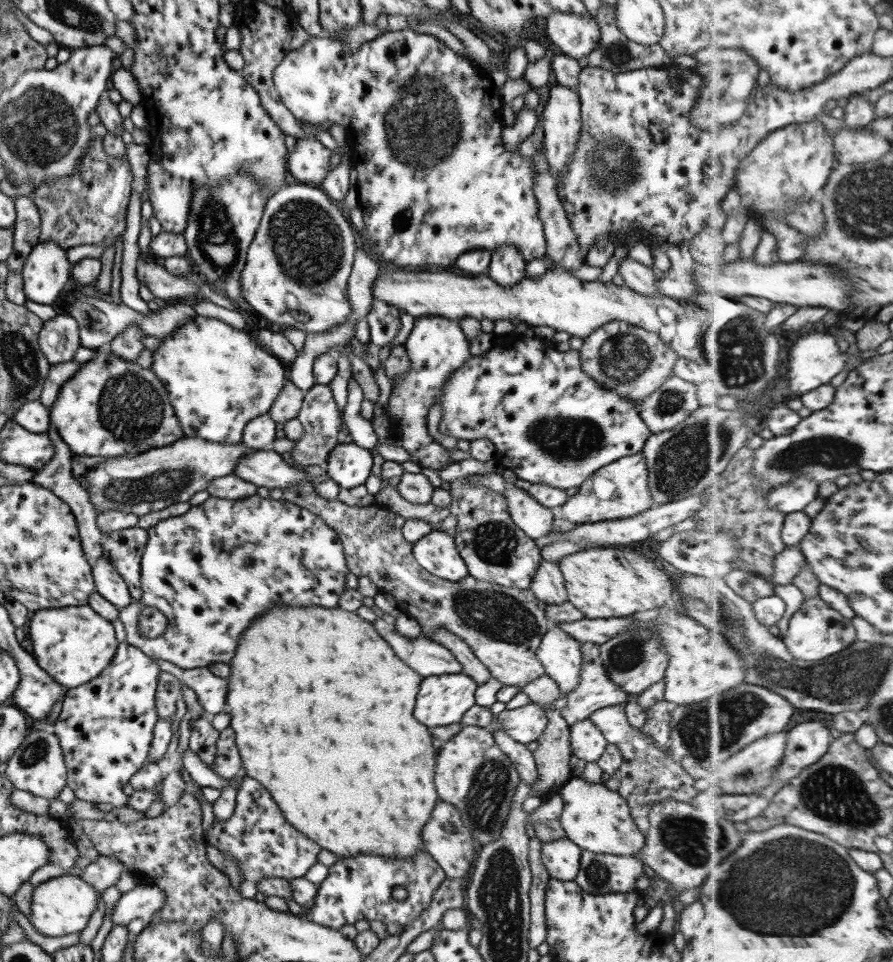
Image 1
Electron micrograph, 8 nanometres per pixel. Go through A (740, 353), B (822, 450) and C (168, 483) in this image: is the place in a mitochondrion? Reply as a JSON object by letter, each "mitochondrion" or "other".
{"A":"mitochondrion","B":"mitochondrion","C":"mitochondrion"}

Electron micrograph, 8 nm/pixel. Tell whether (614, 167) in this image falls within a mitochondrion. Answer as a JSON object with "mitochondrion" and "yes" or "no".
{"mitochondrion":"yes"}

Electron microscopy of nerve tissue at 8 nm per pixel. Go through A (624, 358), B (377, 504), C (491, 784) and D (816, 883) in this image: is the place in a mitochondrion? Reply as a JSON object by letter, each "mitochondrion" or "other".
{"A":"mitochondrion","B":"other","C":"mitochondrion","D":"mitochondrion"}

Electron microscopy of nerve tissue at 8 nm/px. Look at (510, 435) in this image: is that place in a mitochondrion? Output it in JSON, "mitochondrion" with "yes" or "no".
{"mitochondrion":"no"}

